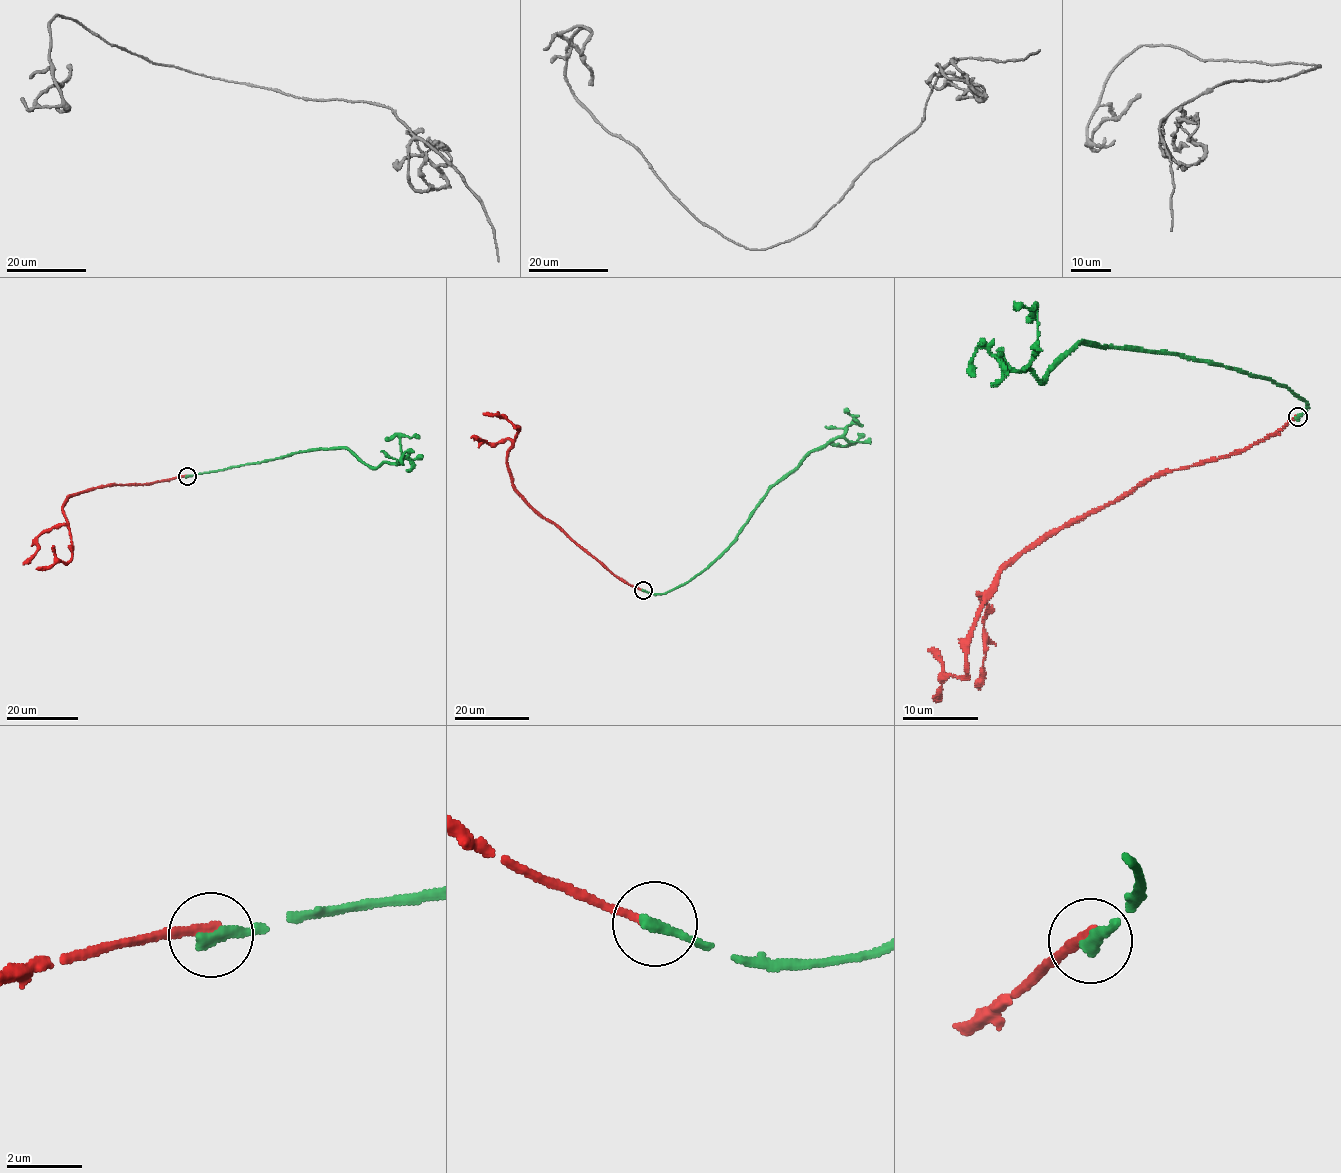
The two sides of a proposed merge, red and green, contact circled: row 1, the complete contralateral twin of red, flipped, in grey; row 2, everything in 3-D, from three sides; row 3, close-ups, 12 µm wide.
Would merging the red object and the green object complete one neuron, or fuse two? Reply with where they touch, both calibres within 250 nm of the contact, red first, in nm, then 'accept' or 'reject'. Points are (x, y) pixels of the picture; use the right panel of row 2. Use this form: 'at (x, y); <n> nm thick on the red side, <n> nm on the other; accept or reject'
at (1298, 417); 240 nm thick on the red side, 320 nm on the other; reject

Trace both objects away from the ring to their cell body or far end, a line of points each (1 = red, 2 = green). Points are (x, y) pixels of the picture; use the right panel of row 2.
1: (1297, 417), (1232, 454), (1154, 474), (1026, 546), (983, 605), (963, 676), (950, 675), (933, 701)
2: (1297, 417), (1308, 403), (1272, 380), (1080, 341), (1041, 380), (1025, 368), (1036, 350), (1037, 311), (1017, 310)

